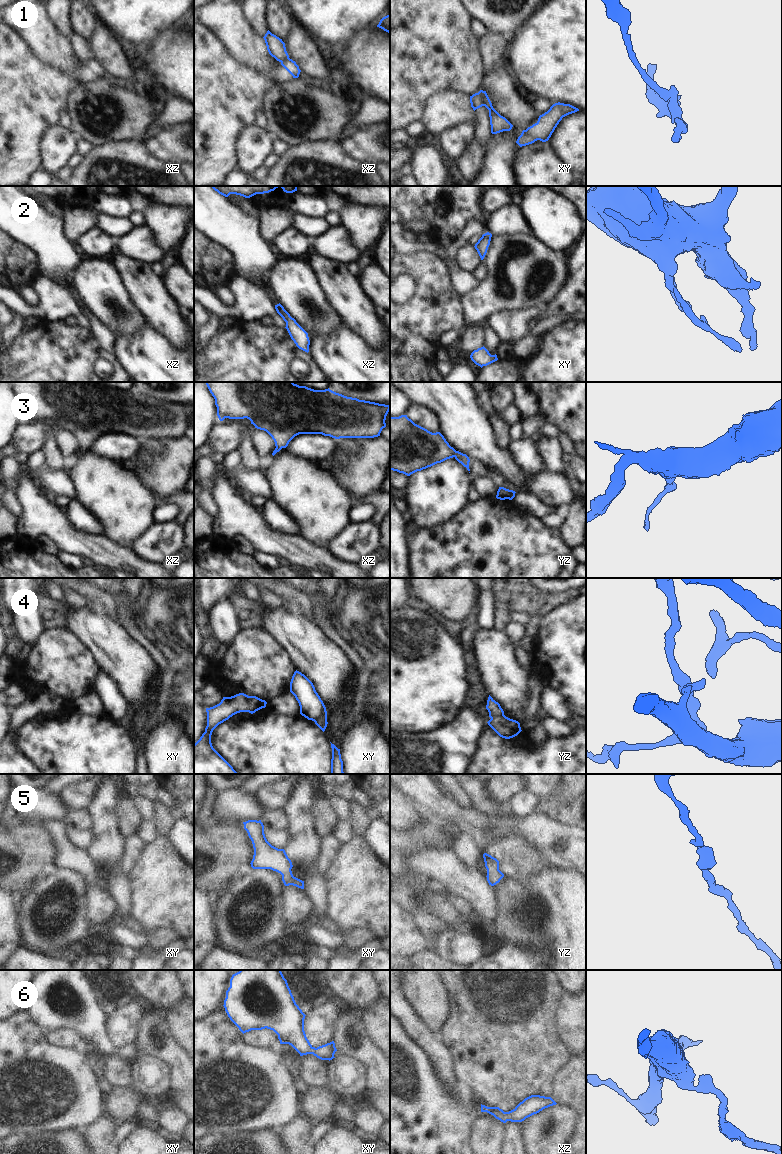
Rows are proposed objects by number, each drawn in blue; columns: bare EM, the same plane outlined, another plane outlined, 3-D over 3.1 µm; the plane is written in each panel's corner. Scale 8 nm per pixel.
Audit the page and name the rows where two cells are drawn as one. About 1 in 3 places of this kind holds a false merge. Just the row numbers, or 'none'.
1, 4.

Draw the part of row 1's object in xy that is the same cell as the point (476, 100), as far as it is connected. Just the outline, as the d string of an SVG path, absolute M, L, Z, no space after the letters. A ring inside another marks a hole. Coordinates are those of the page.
M475 93L472 96L470 96L470 103L474 111L482 106L485 106L484 97L479 95L478 93Z

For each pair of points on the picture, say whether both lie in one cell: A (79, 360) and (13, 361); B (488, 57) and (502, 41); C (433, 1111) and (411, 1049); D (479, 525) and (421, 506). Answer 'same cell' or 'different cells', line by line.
A: same cell
B: same cell
C: same cell
D: different cells

